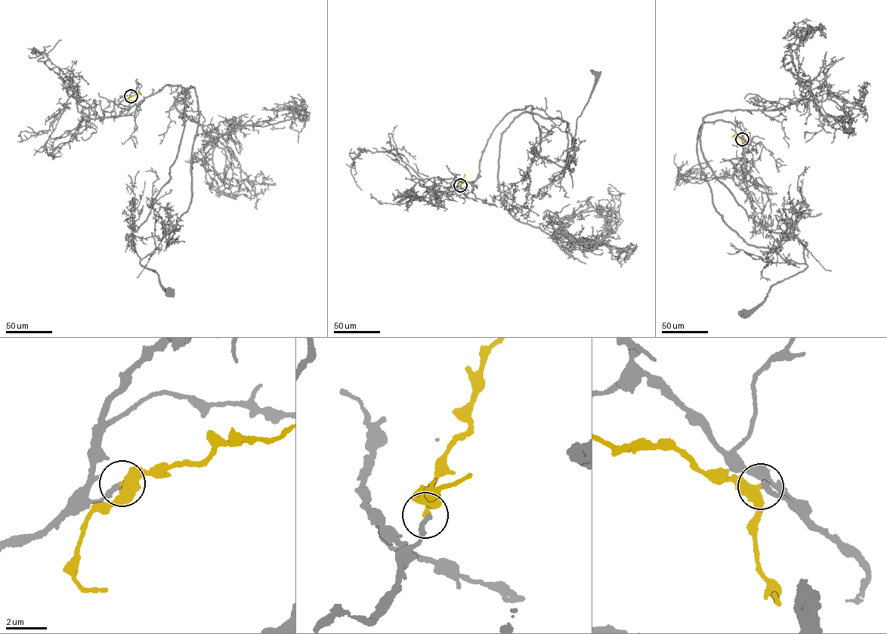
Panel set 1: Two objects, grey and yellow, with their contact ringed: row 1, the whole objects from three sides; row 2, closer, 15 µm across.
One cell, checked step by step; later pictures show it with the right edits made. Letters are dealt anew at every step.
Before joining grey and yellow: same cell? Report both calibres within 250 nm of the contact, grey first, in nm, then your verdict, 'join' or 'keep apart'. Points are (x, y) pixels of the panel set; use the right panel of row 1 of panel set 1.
280/260 nm | join

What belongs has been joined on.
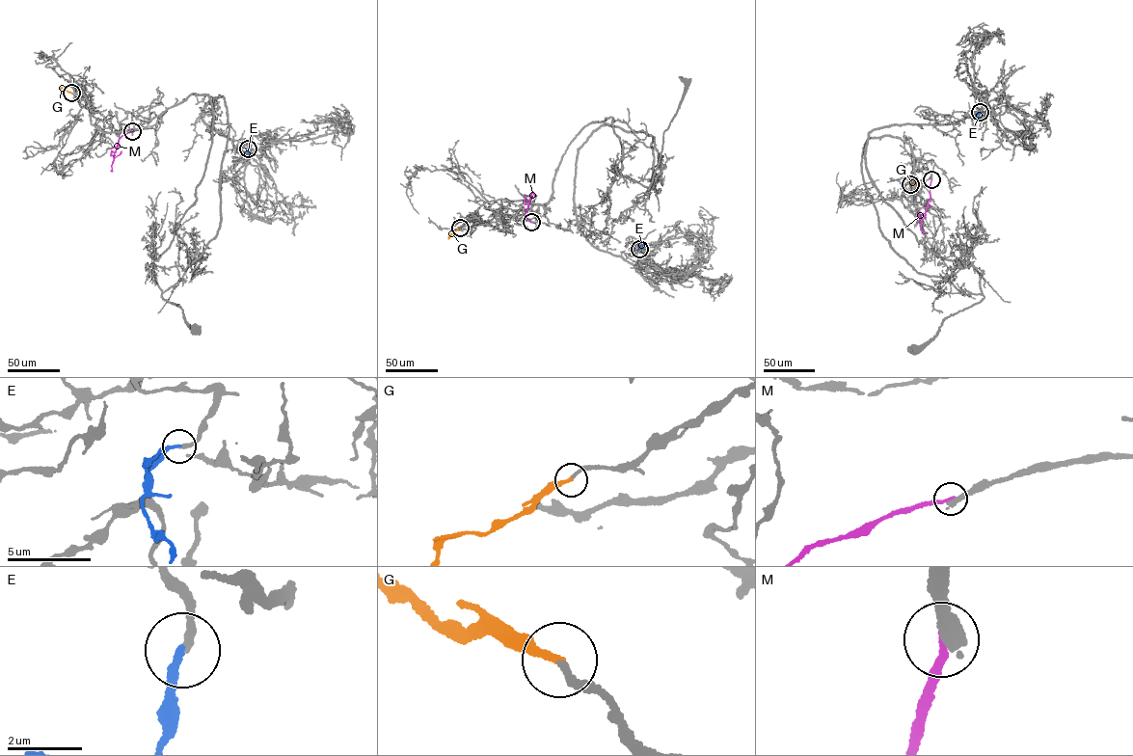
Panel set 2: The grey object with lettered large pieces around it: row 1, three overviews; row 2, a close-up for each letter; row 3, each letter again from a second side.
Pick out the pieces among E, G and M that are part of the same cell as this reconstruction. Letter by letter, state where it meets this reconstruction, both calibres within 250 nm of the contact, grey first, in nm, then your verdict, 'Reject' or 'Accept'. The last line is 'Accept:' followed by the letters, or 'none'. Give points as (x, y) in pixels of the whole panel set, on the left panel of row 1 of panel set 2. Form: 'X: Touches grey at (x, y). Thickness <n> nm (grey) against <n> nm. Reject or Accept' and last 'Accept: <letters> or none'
E: Touches grey at (248, 148). Thickness 180 nm (grey) against 200 nm. Accept
G: Touches grey at (71, 93). Thickness 180 nm (grey) against 200 nm. Reject
M: Touches grey at (132, 131). Thickness 480 nm (grey) against 180 nm. Reject
Accept: E

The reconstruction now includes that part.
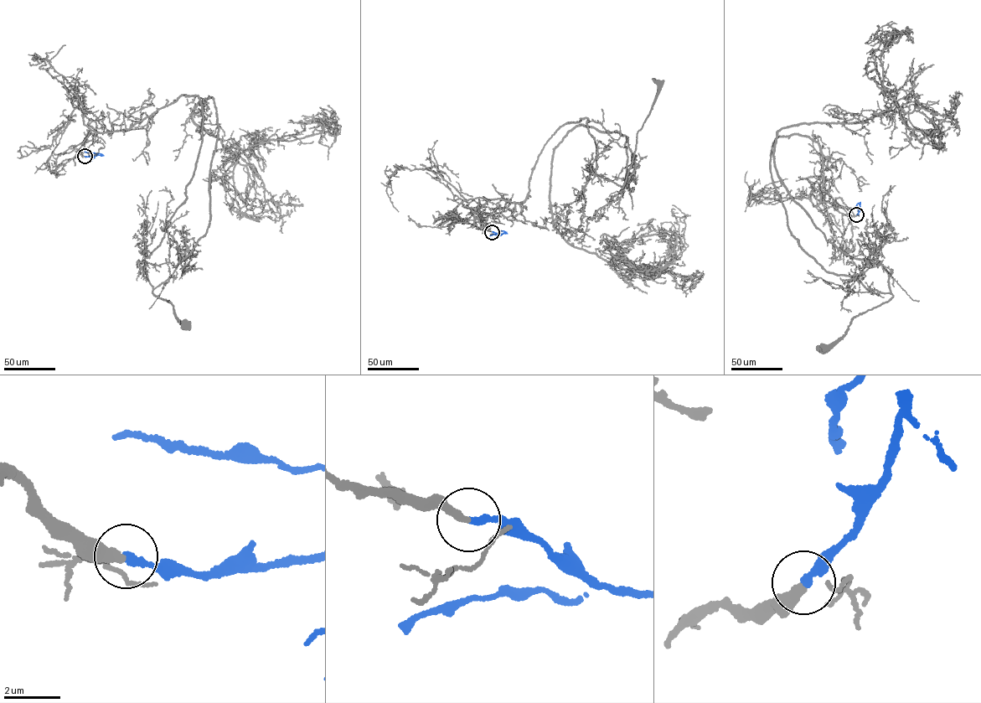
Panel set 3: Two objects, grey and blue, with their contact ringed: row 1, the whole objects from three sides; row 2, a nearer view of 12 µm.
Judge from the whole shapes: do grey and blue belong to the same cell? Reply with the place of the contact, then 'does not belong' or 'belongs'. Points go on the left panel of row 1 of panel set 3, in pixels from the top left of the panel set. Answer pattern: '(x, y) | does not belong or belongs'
(85, 156) | belongs

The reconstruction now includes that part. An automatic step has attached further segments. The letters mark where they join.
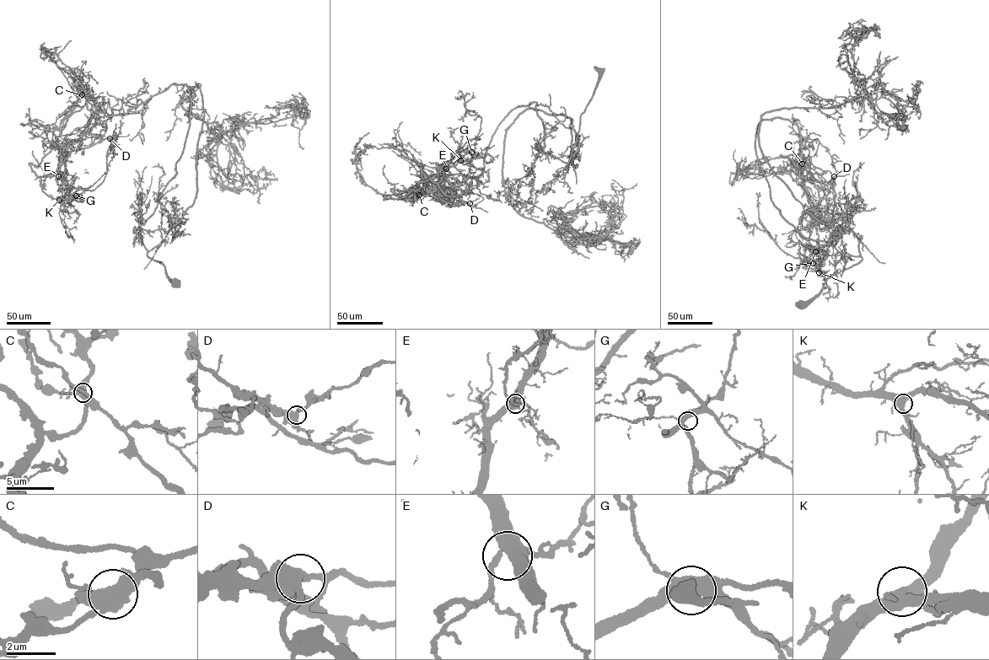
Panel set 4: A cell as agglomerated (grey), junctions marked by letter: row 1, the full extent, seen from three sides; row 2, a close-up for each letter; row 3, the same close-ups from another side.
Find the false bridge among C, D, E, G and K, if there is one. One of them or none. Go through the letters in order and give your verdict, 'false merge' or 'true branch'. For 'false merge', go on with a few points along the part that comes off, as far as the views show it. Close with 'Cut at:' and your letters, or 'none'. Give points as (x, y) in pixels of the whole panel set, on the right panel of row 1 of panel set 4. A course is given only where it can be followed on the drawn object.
C: false merge | (803, 163), (804, 188), (835, 236), (825, 251), (802, 261), (786, 254), (738, 208)
D: true branch
E: true branch
G: true branch
K: true branch
Cut at: C

